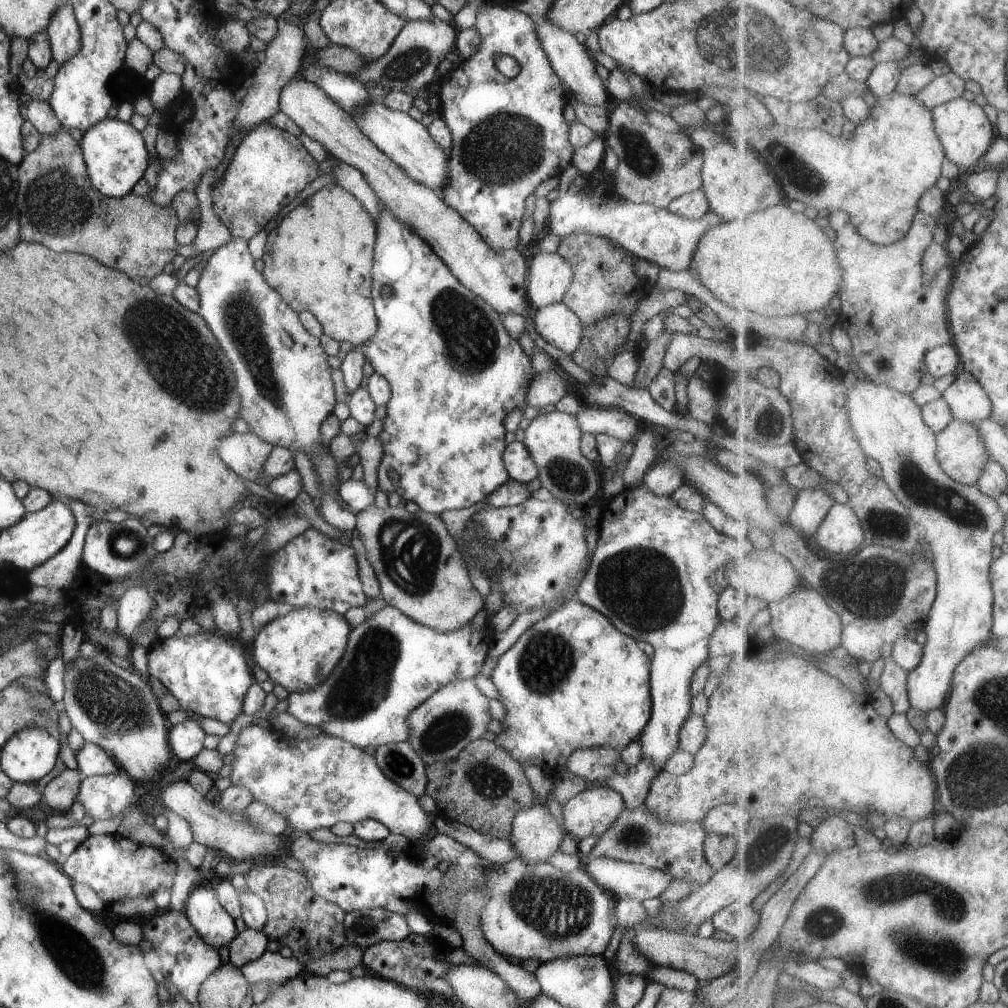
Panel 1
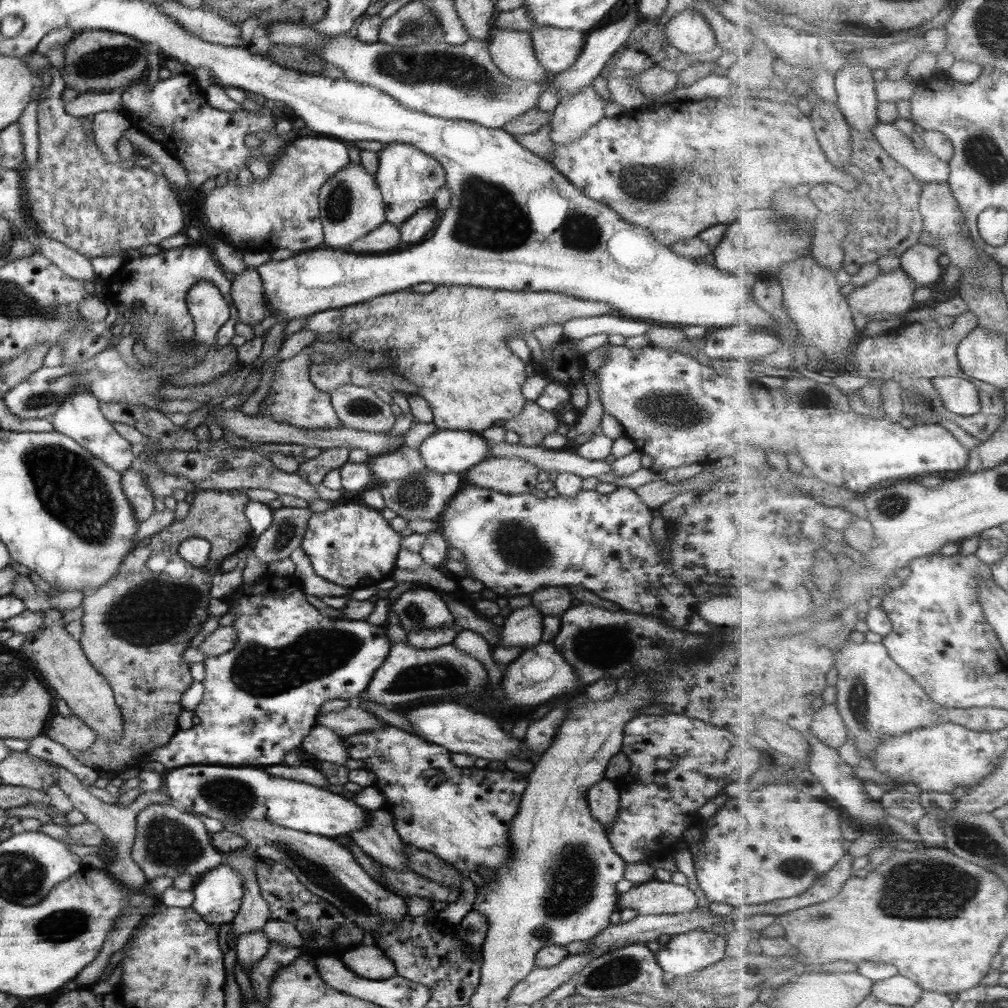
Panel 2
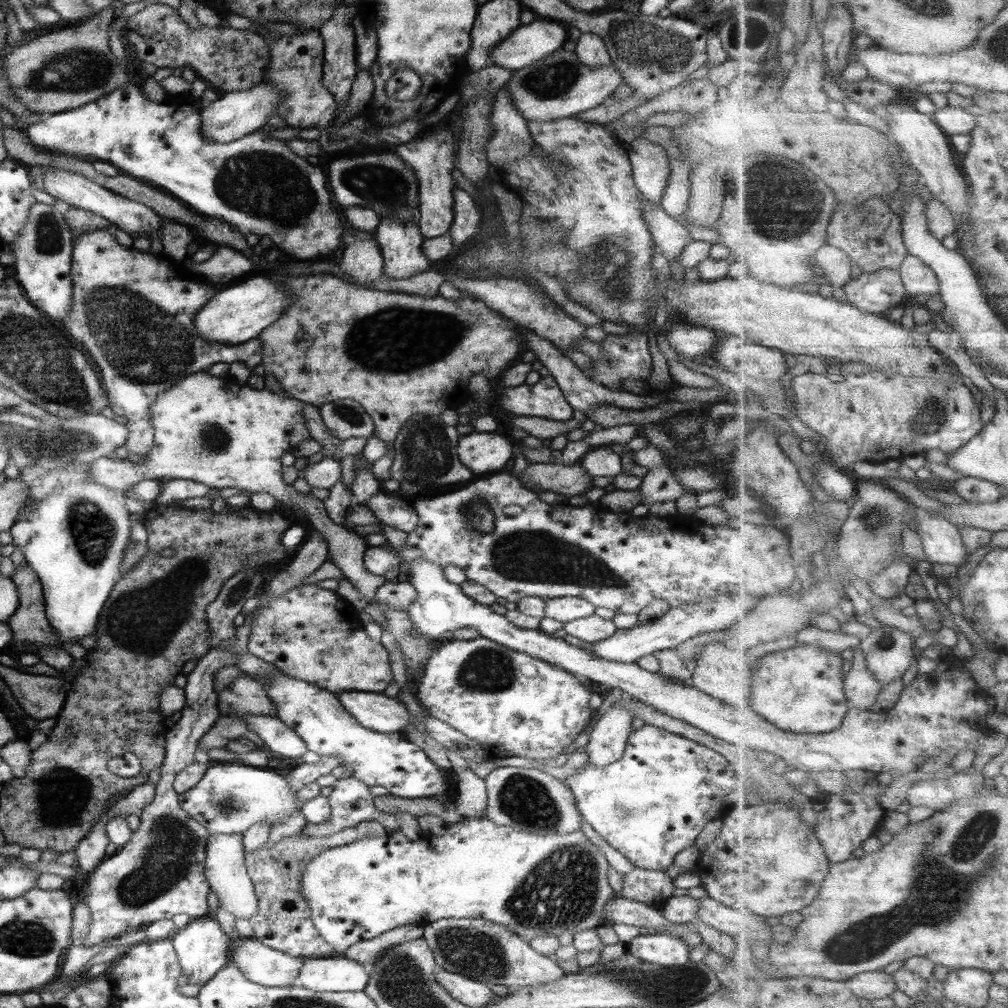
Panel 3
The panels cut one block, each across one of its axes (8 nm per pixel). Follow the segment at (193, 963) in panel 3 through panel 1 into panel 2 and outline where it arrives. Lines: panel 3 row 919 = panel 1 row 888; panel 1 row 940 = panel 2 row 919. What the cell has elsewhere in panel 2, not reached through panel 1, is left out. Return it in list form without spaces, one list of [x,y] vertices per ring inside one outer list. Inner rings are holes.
[[[225,859],[220,864],[206,871],[191,888],[194,893],[192,908],[217,929],[222,924],[232,922],[239,911],[245,884],[240,871],[230,868]]]

